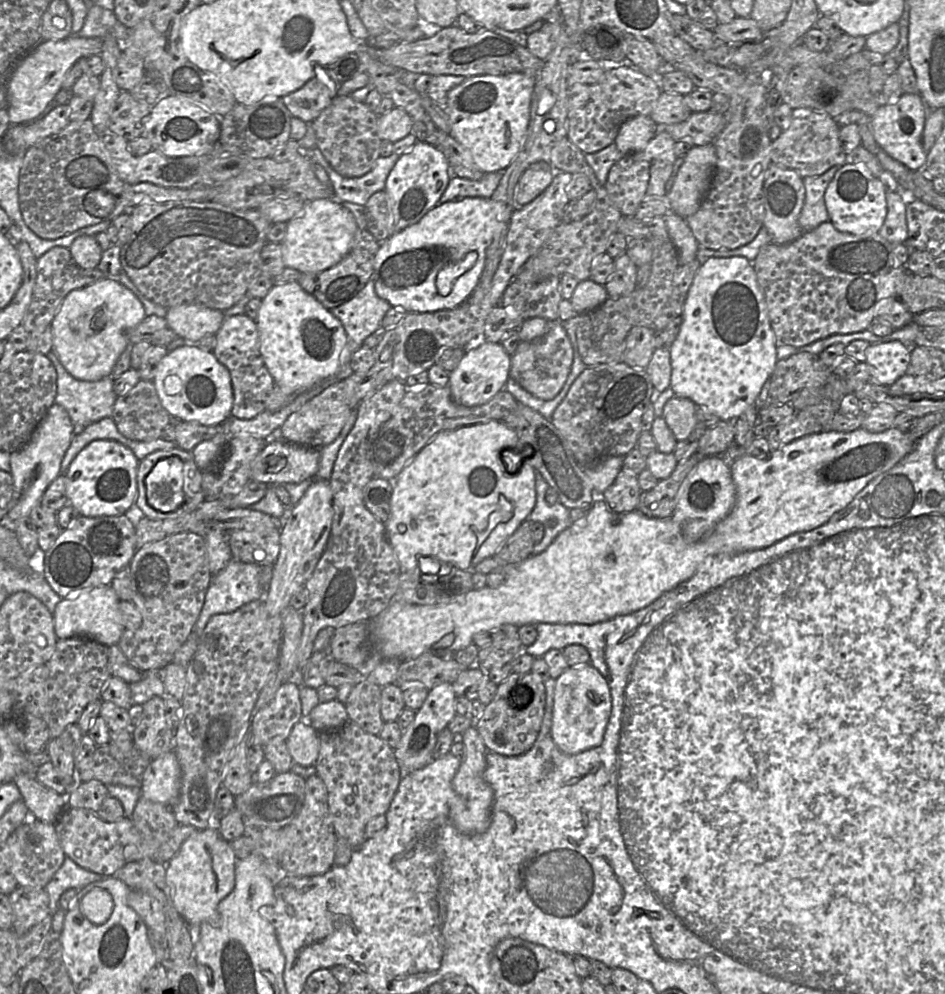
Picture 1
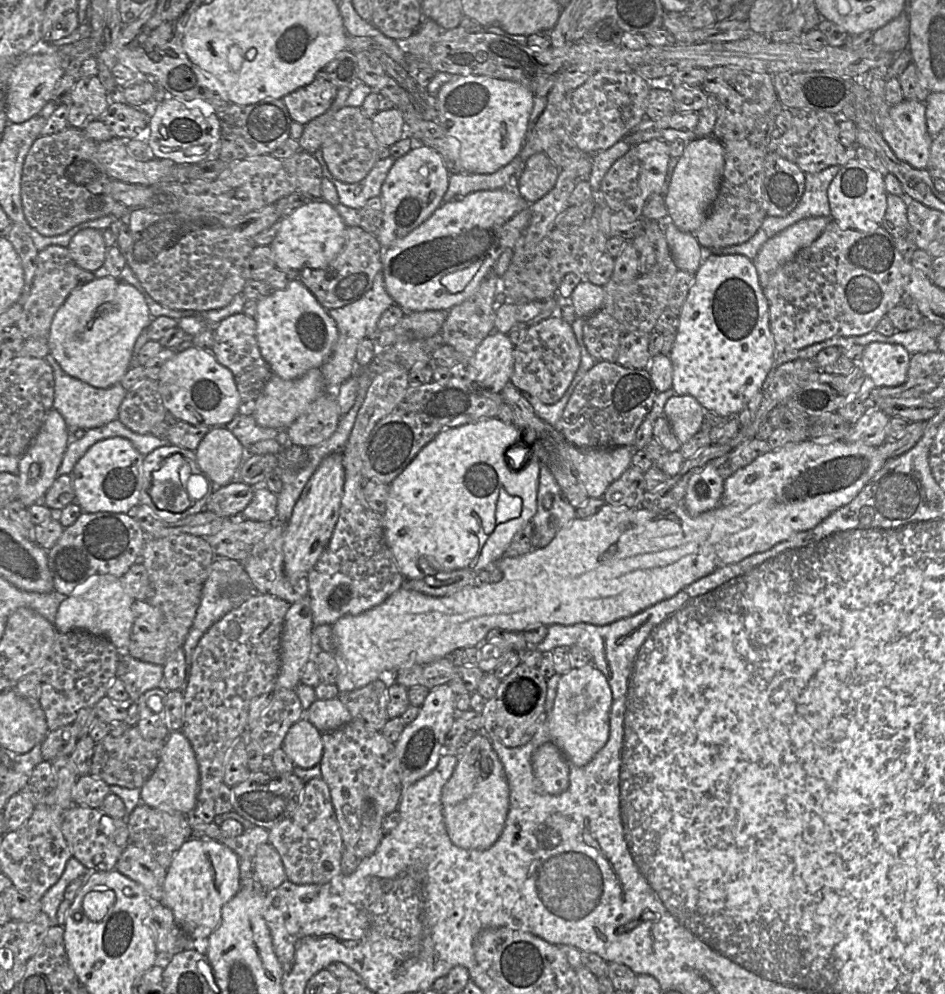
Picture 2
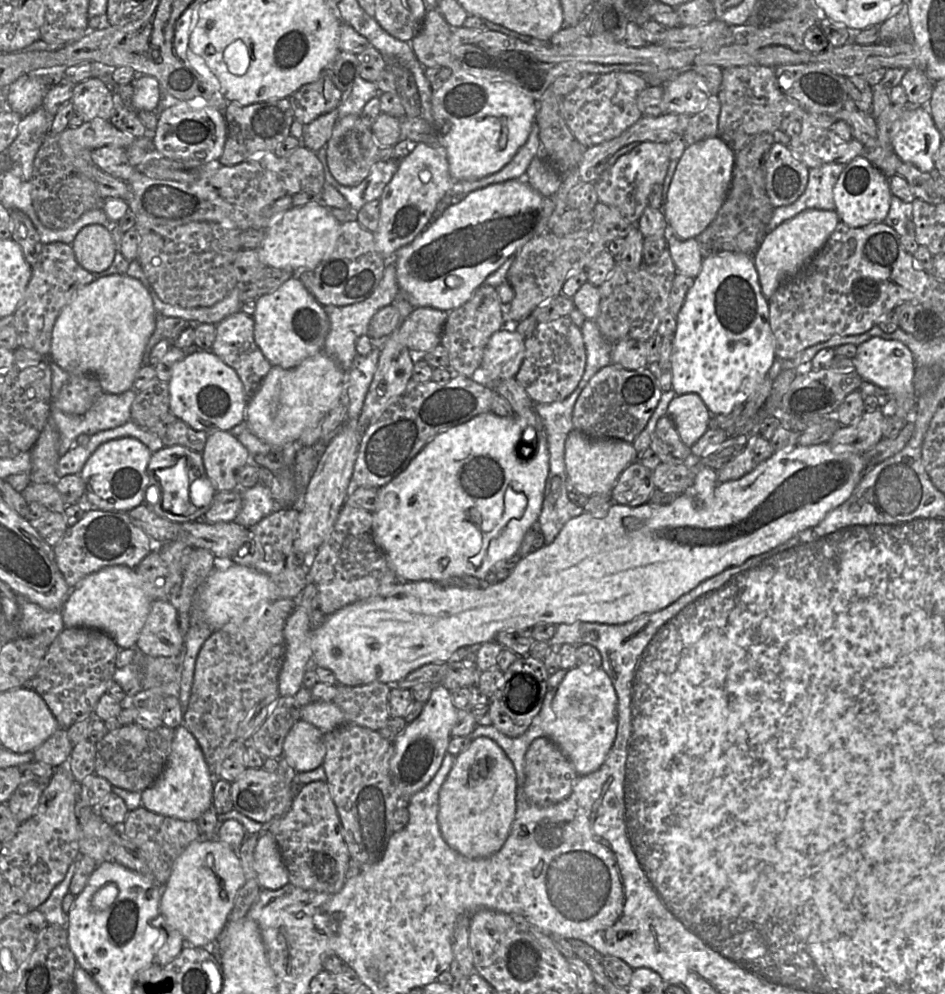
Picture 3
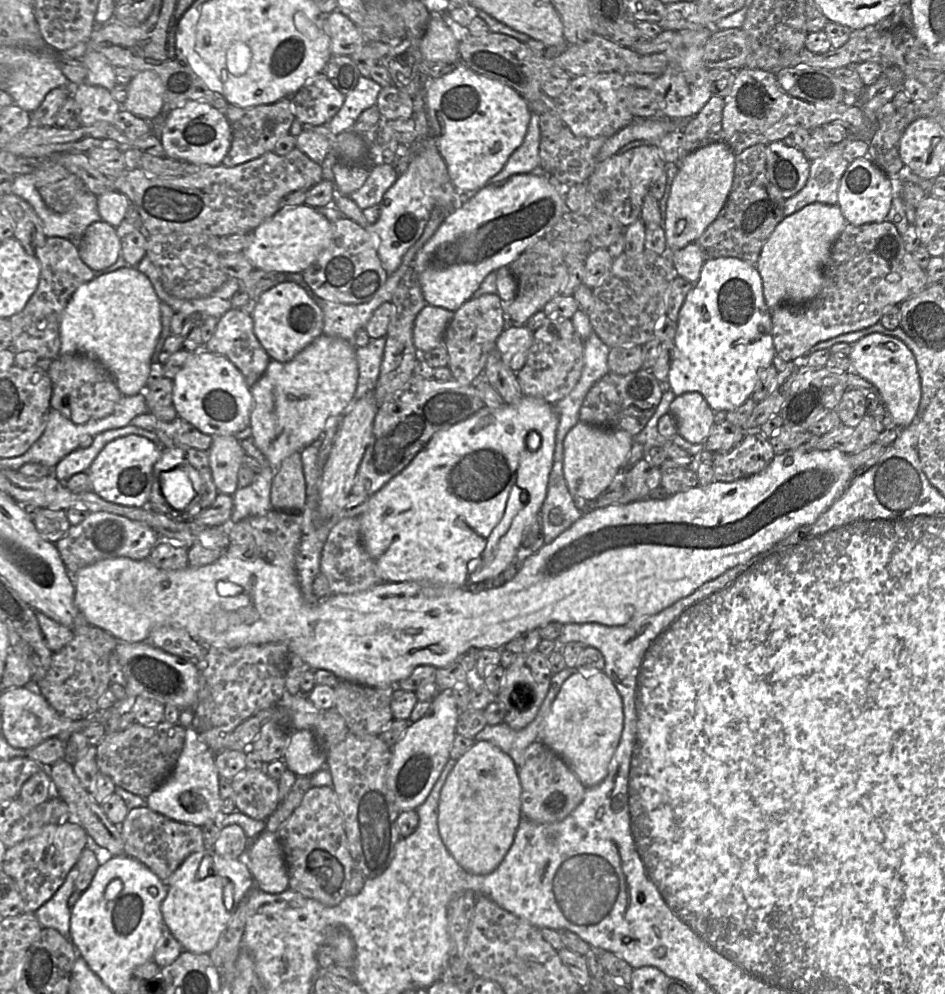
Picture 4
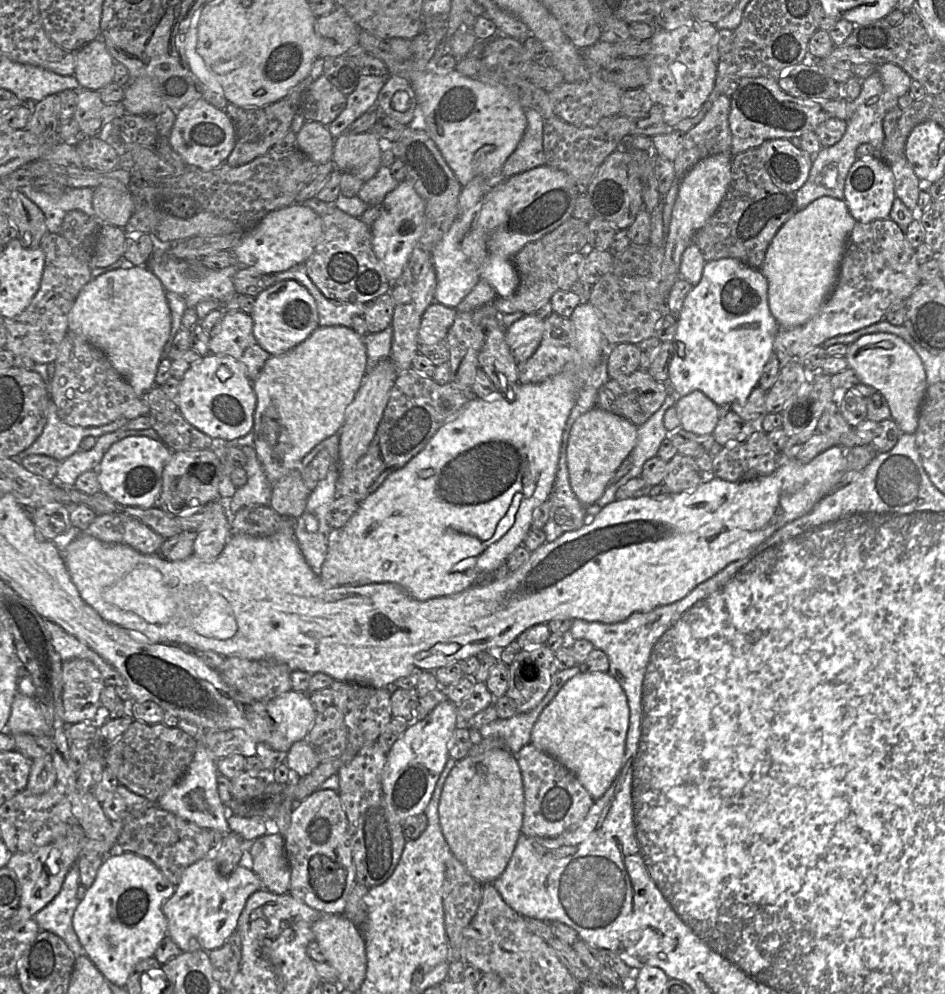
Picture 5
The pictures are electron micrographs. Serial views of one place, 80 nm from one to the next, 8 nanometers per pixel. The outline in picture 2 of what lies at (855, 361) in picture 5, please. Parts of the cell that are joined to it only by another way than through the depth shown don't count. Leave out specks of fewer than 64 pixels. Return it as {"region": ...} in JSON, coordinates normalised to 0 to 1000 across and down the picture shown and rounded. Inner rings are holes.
{"region":[[[925,343],[914,349],[907,365],[927,389],[947,389],[959,383],[964,356],[952,346]]]}

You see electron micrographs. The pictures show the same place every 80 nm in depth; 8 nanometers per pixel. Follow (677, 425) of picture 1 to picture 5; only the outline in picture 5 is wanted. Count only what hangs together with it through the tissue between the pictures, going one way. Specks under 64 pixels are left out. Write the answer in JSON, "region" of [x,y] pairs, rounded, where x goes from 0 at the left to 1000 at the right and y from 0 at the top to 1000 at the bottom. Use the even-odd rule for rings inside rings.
{"region":[[[733,393],[715,401],[720,431],[737,438],[754,436],[761,424],[761,408],[742,393]]]}

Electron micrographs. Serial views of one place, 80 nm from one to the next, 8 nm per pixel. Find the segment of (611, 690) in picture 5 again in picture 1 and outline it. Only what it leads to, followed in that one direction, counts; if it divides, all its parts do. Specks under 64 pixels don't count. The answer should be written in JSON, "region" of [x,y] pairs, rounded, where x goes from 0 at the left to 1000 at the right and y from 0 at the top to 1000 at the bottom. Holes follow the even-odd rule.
{"region":[[[624,667],[602,670],[587,687],[583,731],[586,747],[599,759],[611,759],[633,751],[638,743],[646,716],[646,693],[637,678]]]}

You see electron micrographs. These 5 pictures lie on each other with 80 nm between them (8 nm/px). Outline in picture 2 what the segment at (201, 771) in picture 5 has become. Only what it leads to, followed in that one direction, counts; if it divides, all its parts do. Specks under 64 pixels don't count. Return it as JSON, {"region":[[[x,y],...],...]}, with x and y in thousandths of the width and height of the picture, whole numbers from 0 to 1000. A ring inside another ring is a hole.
{"region":[[[190,734],[181,735],[163,778],[148,794],[149,808],[160,813],[197,820],[207,810],[210,794],[211,772],[204,753]]]}

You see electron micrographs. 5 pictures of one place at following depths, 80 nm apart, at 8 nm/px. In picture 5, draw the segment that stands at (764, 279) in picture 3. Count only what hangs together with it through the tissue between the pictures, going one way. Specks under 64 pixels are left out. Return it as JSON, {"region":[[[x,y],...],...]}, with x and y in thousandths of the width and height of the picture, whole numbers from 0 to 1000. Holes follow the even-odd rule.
{"region":[[[871,197],[823,231],[804,273],[813,285],[814,312],[825,330],[848,328],[868,313],[885,287],[895,244],[906,224],[892,201]]]}

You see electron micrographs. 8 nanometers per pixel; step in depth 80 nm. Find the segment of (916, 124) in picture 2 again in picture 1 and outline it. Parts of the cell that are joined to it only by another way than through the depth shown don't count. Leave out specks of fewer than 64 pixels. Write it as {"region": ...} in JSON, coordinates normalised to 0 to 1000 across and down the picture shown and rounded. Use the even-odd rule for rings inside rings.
{"region":[[[956,94],[946,105],[932,105],[921,118],[923,133],[929,147],[942,158],[964,171],[976,172],[980,165],[981,153],[976,147],[976,135],[982,109],[972,95]]]}

